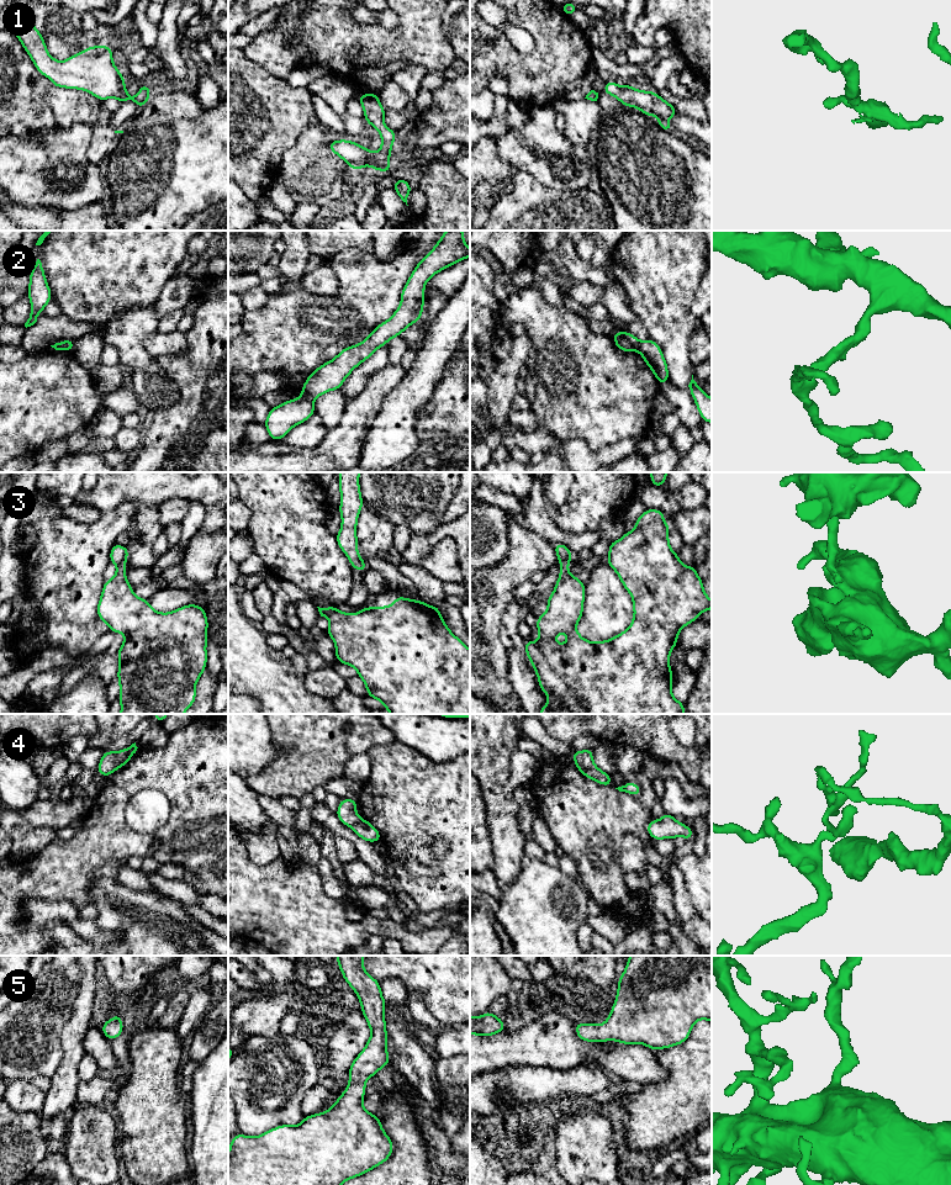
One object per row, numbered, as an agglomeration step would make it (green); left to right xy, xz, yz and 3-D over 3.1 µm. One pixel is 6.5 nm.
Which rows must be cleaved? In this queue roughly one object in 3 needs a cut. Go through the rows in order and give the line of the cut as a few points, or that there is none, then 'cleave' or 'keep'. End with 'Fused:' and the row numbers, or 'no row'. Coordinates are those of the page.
1: no cut; keep
2: cut in xz along (300, 396), (312, 402); cleave
3: cut in xy along (125, 561), (117, 566); cleave
4: cut in xy along (115, 754), (117, 767); cleave
5: no cut; keep
Fused: 2, 3, 4

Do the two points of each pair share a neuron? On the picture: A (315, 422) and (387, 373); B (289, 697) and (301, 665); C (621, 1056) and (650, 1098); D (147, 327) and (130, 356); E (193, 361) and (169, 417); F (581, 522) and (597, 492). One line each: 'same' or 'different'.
A: different
B: different
C: different
D: same
E: same
F: same

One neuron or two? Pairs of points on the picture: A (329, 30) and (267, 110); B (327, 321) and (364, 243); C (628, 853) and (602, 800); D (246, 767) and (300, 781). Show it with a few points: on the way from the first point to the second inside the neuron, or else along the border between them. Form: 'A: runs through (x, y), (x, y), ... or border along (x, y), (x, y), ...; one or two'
A: border along (260, 65), (286, 79); two
B: border along (371, 253), (345, 249), (332, 257); two
C: border along (629, 832), (623, 836), (621, 844), (622, 869); two
D: border along (278, 747), (279, 754), (260, 771), (244, 777); two

